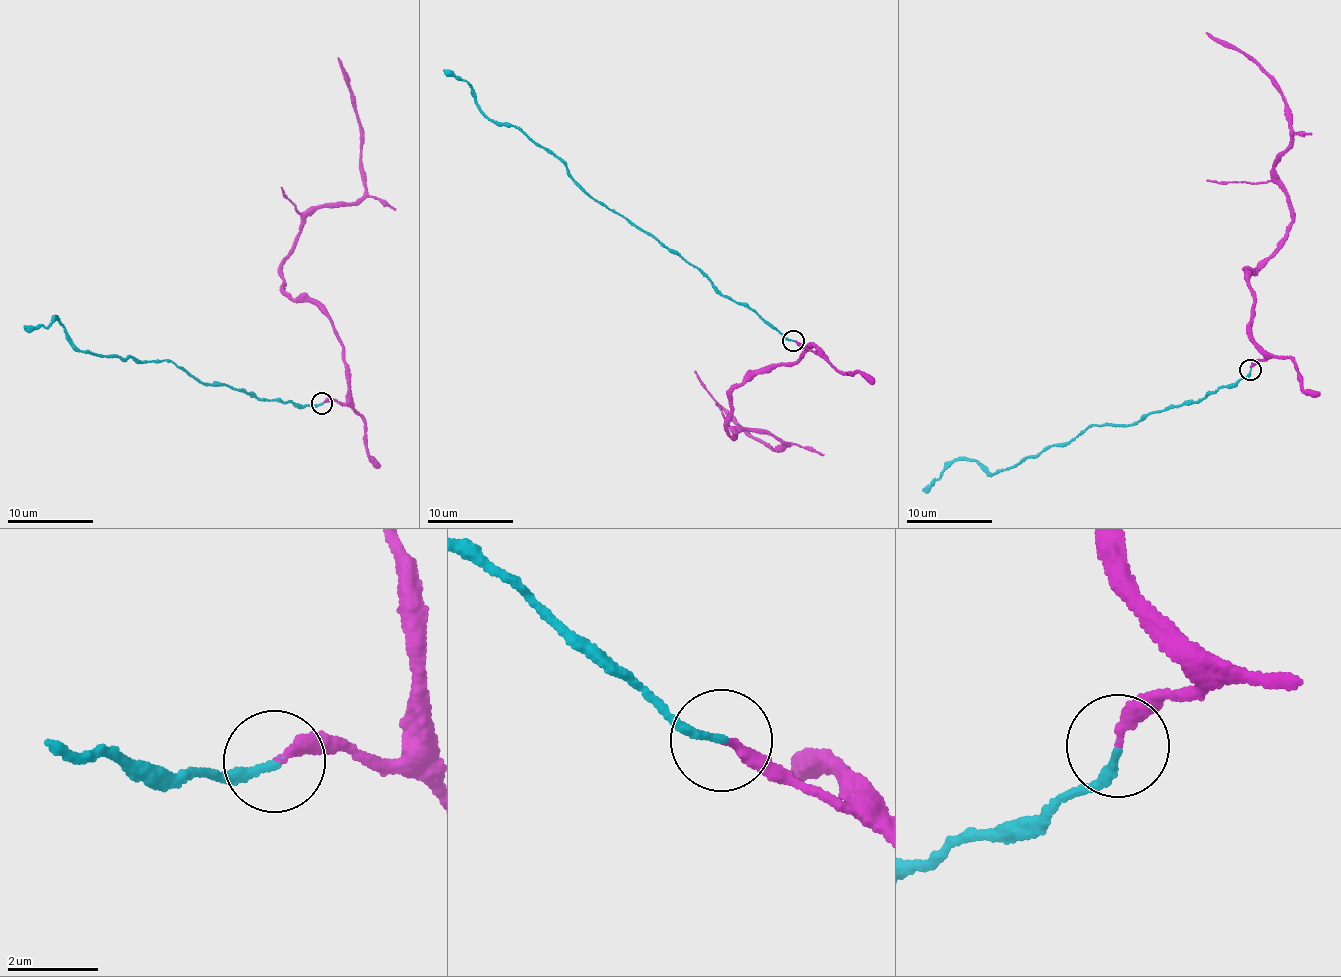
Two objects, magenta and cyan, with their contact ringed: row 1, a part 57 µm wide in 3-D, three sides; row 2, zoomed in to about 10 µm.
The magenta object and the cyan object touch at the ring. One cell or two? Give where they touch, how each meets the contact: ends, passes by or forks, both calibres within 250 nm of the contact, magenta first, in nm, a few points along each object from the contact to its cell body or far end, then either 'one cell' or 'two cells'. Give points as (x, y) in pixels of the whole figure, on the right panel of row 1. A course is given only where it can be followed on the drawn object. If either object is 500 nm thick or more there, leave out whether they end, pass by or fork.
place (1250, 369); magenta ends; cyan ends; calibres 220 and 180 nm; course magenta (1251, 370), (1264, 354), (1245, 275), (1291, 217), (1274, 169), (1290, 111), (1272, 75), (1206, 32); course cyan (1251, 370), (1198, 402), (1146, 414), (1136, 423), (1095, 425), (992, 475), (973, 459), (955, 460), (923, 490); one cell

